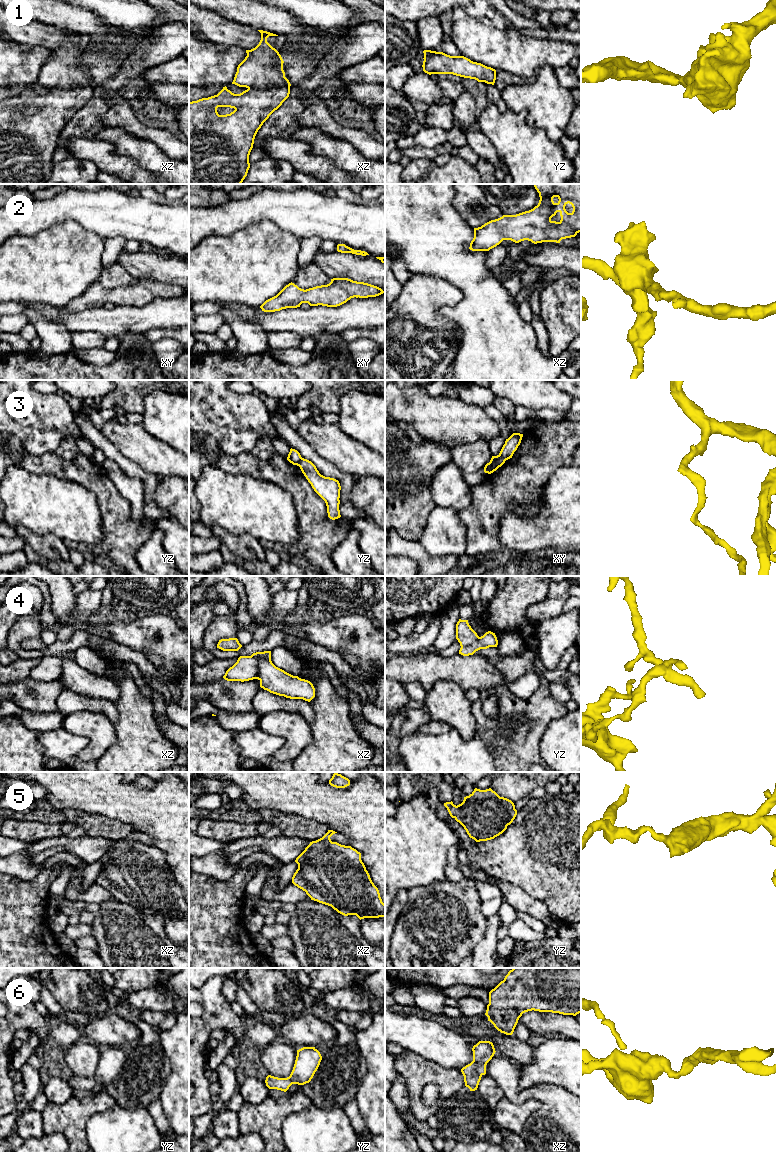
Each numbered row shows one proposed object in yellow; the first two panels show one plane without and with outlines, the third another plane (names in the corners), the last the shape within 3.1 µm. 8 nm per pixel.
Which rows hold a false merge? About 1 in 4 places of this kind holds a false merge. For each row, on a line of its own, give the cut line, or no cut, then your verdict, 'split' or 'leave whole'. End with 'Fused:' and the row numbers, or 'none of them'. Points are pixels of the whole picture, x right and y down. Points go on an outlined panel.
1: cut none; leave whole
2: cut none; leave whole
3: cut xy (504, 460), (496, 460), (491, 465), (488, 473); split
4: cut xz (261, 652), (258, 674), (255, 678); split
5: cut none; leave whole
6: cut none; leave whole
Fused: 3, 4

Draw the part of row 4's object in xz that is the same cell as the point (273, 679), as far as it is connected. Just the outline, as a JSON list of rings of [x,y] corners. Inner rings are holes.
[[[260,659],[256,679],[260,681],[261,688],[279,696],[308,702],[315,697],[315,688],[310,681],[285,672],[271,660]]]

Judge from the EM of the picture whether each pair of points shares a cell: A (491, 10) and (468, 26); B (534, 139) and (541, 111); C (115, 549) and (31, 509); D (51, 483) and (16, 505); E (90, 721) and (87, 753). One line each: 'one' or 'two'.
A: two
B: two
C: two
D: one
E: one

